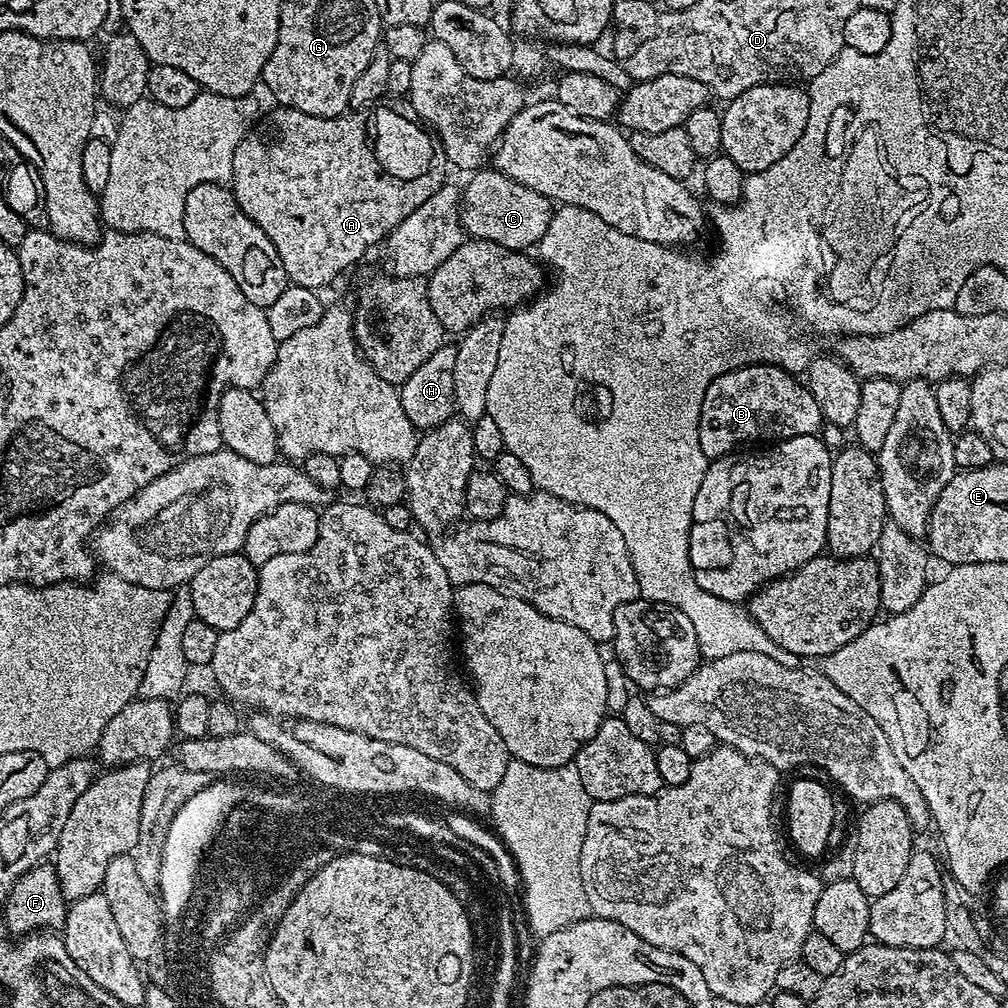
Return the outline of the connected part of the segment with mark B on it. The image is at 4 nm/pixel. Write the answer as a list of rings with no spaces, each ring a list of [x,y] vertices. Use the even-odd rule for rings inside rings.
[[[746,364],[742,368],[736,368],[732,372],[722,374],[718,378],[714,378],[714,382],[710,382],[710,386],[706,390],[706,398],[702,398],[702,410],[700,411],[700,417],[698,418],[698,446],[702,446],[702,454],[706,454],[706,458],[711,462],[717,460],[719,456],[726,456],[735,453],[743,440],[768,440],[764,442],[775,442],[777,440],[789,440],[795,436],[814,436],[821,430],[820,427],[825,427],[826,421],[822,410],[818,406],[818,402],[814,402],[814,394],[810,394],[807,383],[801,382],[800,384],[795,375],[786,370],[782,370],[778,366],[773,364]]]

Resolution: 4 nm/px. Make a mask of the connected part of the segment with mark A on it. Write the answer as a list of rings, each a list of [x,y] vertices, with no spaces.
[[[381,102],[367,110],[352,110],[334,118],[318,118],[314,114],[302,114],[302,110],[276,106],[269,116],[268,113],[261,115],[258,123],[246,134],[246,138],[242,138],[238,150],[234,150],[234,170],[230,181],[234,198],[246,218],[255,222],[262,234],[266,234],[270,242],[274,242],[274,250],[278,250],[291,283],[303,288],[324,290],[331,280],[338,279],[351,264],[358,263],[367,254],[368,248],[387,238],[402,221],[414,214],[414,210],[418,210],[418,206],[422,206],[422,202],[426,202],[426,198],[430,198],[430,194],[434,194],[446,182],[447,176],[444,175],[450,172],[450,165],[443,146],[434,139],[433,133],[419,119],[411,115],[403,116],[386,105],[387,103]]]

